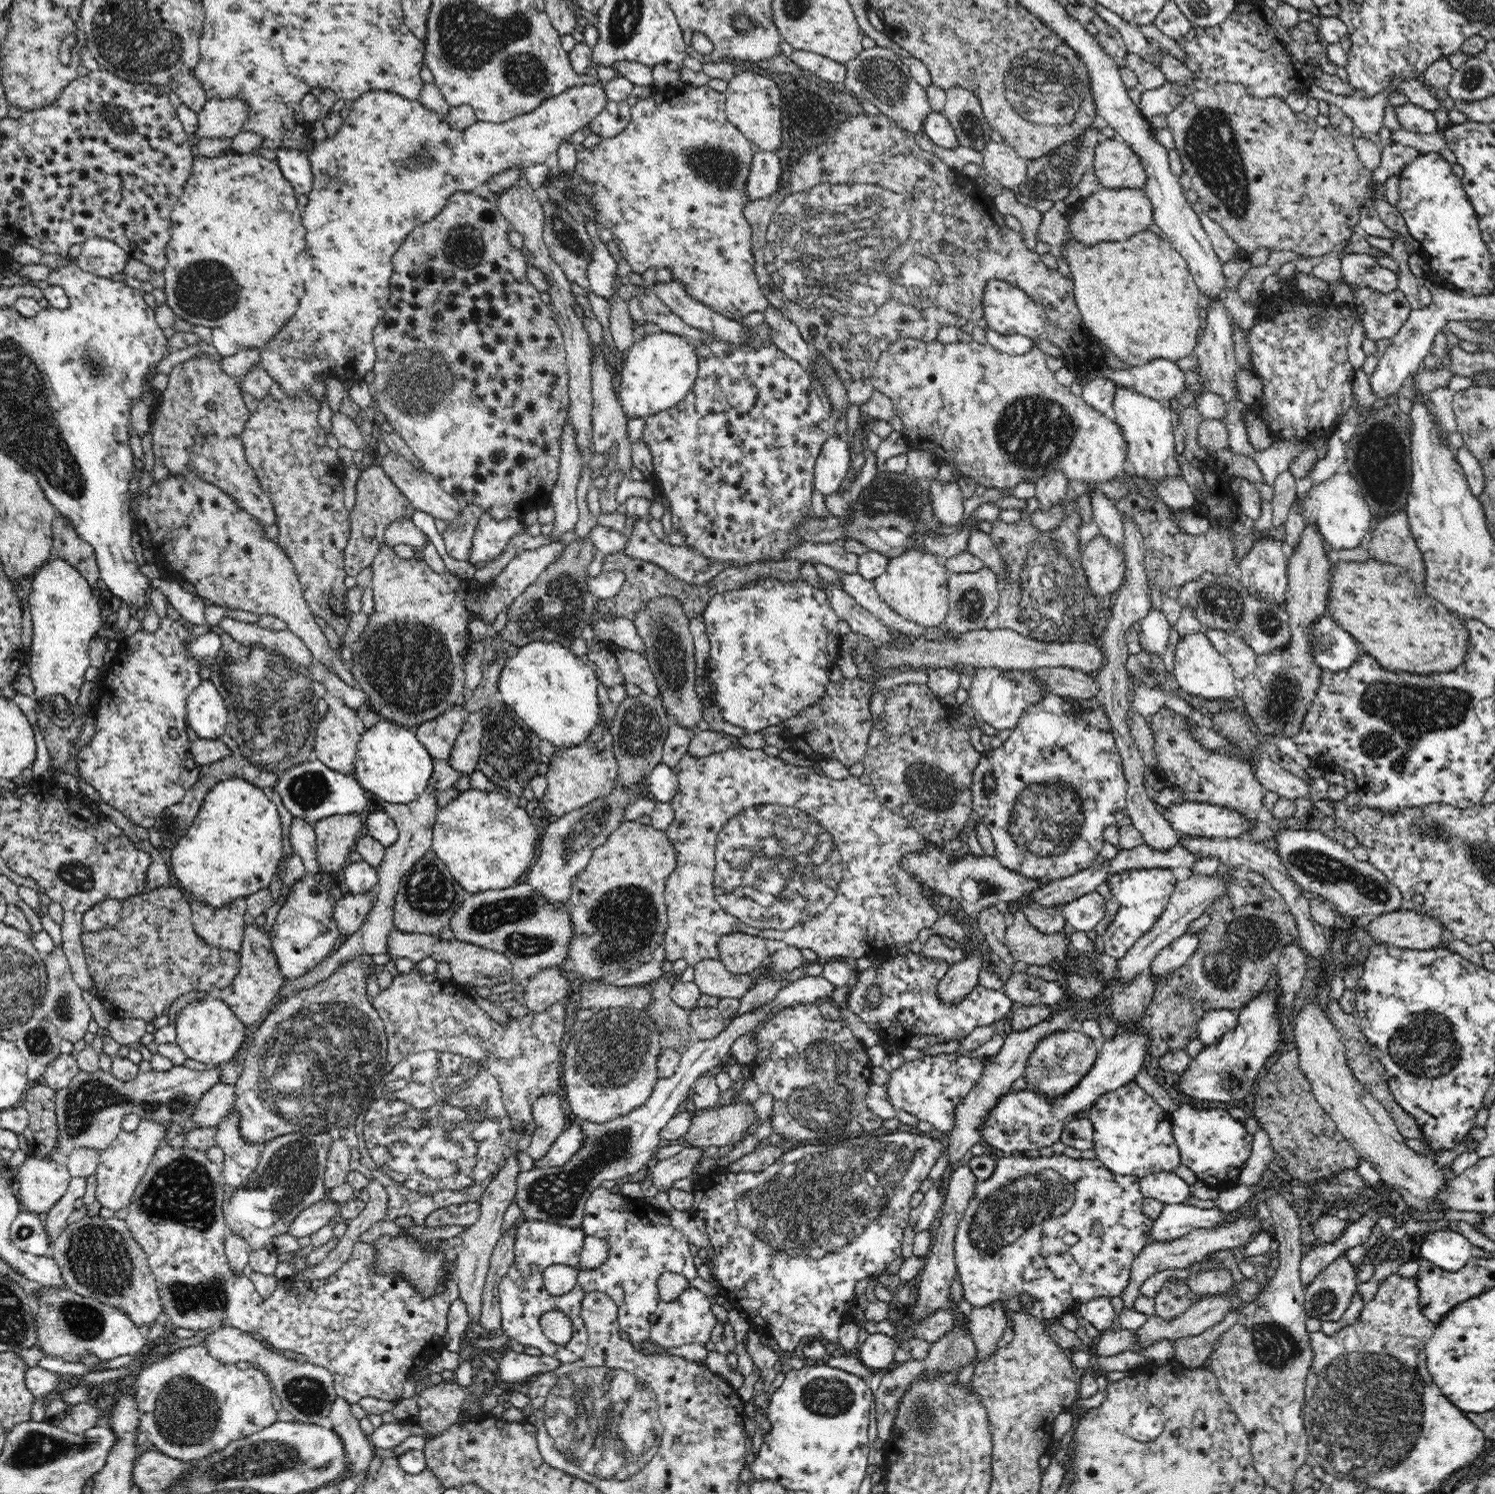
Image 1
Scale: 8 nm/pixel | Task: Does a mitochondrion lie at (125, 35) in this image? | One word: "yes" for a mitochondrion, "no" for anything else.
yes

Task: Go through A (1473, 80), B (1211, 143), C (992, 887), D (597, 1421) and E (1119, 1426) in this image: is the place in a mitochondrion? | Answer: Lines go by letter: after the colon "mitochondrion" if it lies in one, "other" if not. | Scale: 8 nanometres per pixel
A: mitochondrion
B: mitochondrion
C: mitochondrion
D: mitochondrion
E: other

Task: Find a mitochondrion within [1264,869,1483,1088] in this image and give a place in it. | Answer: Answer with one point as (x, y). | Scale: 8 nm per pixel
(1427, 1044)

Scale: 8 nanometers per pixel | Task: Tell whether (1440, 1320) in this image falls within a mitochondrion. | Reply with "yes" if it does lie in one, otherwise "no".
no

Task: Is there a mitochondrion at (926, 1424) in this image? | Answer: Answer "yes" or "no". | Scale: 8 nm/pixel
yes

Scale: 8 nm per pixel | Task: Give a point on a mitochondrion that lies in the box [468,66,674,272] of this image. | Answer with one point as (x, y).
(562, 227)

